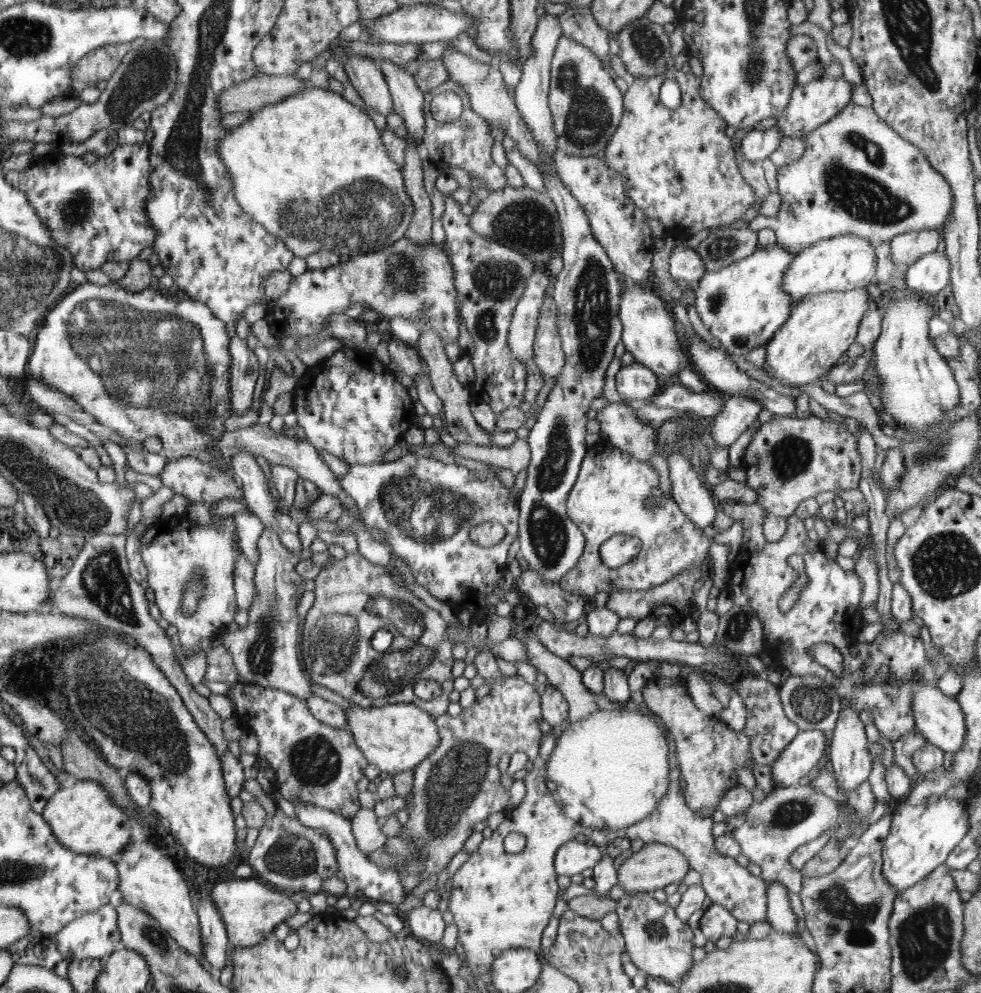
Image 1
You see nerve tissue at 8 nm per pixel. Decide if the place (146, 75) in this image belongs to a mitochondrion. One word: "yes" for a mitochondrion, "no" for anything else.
yes

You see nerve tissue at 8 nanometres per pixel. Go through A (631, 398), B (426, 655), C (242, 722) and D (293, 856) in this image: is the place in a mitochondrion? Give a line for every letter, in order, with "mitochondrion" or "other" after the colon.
A: other
B: mitochondrion
C: other
D: mitochondrion

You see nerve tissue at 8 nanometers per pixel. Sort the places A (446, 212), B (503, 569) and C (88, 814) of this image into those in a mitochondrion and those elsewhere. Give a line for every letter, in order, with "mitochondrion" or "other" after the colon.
A: other
B: other
C: other

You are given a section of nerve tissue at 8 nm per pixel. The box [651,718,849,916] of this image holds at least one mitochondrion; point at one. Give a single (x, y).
(789, 813)

